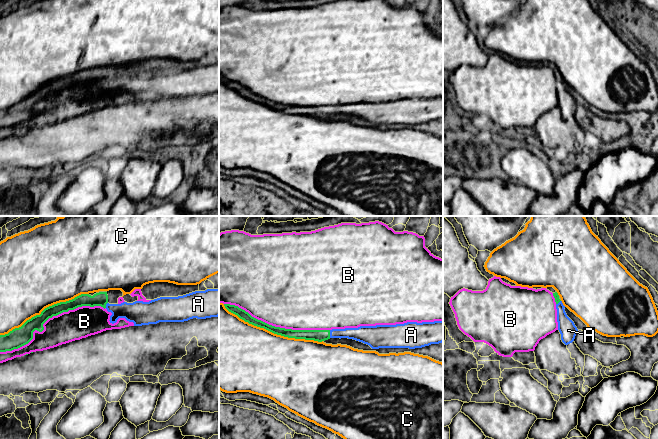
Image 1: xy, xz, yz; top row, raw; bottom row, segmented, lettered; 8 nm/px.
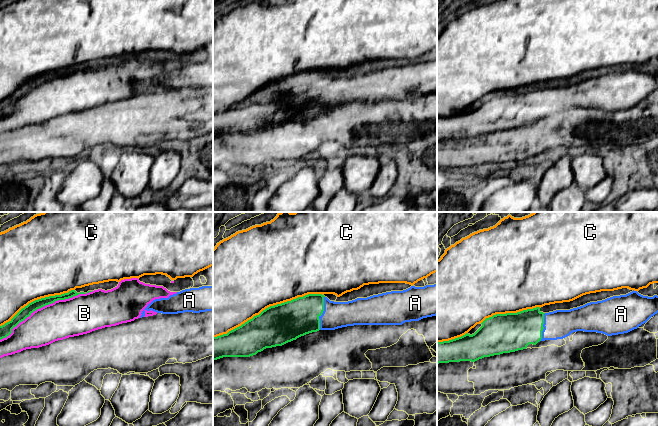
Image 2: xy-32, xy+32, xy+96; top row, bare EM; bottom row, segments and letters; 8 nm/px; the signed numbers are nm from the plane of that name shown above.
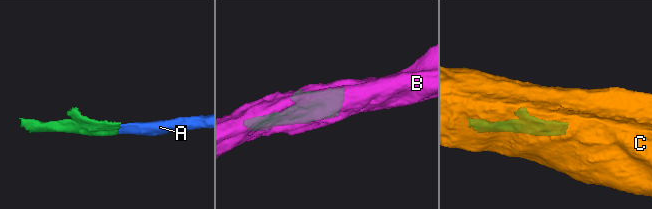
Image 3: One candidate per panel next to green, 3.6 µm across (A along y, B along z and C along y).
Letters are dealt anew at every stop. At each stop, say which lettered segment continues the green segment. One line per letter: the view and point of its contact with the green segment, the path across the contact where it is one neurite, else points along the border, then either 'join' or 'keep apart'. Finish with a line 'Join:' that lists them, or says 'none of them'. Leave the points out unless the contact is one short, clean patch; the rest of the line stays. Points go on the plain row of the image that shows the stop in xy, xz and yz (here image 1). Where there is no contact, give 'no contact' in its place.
A: contact xz (329, 110); way xz (317, 111), (329, 110), (360, 110); join
B: contact xy (47, 95); keep apart
C: contact xz (272, 108); keep apart
Join: A

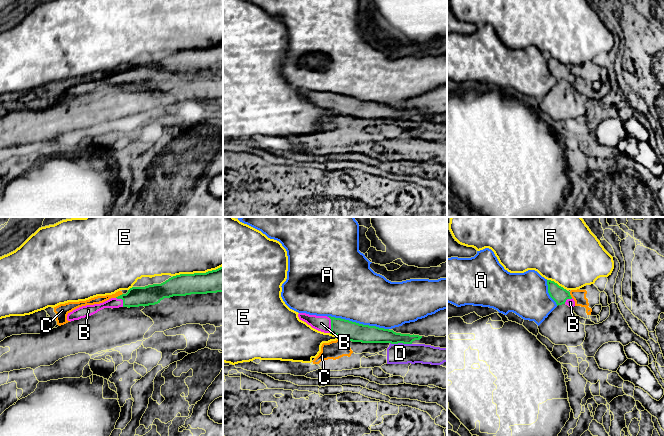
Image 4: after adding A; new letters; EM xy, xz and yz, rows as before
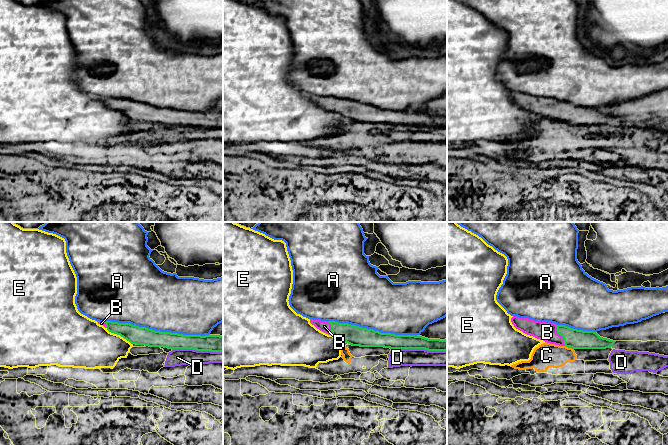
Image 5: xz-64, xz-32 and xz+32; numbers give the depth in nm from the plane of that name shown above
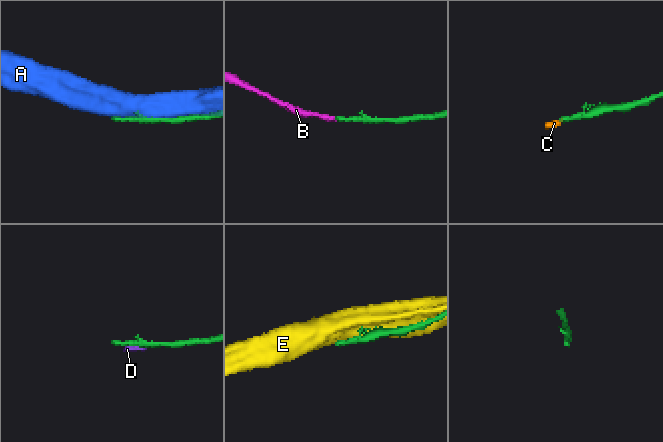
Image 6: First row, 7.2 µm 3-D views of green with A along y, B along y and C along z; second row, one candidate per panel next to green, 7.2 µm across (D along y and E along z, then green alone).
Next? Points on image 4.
A: contact xz (358, 99); keep apart
B: contact xz (331, 100); way xz (347, 106), (331, 100), (321, 99); join
C: contact xz (343, 115); border xz (339, 114), (347, 117); keep apart
D: contact xz (401, 118); keep apart
E: contact xy (197, 49); keep apart
Join: B

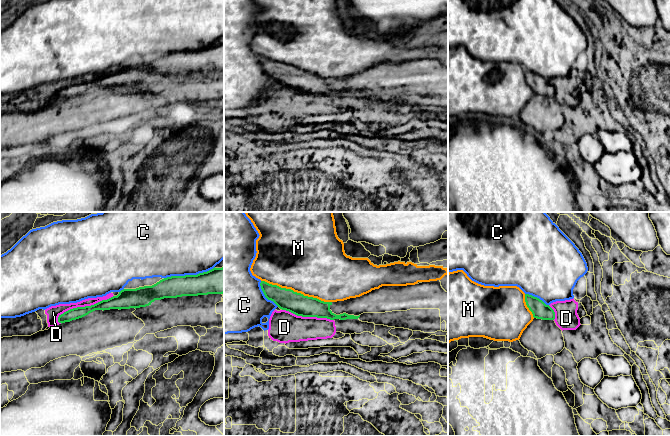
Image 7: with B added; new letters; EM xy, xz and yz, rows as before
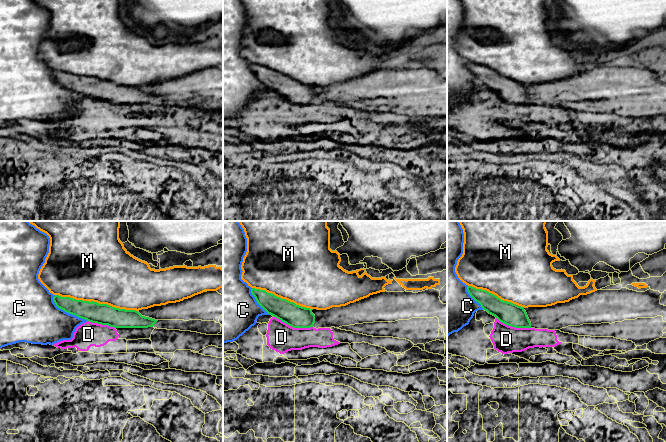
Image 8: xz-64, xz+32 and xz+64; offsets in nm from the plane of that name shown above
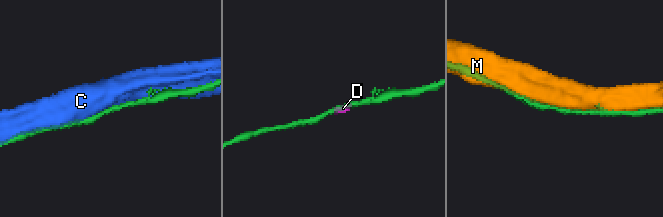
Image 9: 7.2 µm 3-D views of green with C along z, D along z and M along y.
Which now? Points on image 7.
C: contact xy (189, 51); keep apart
D: contact xy (83, 83); keep apart
M: contact xz (296, 68); keep apart
Join: none of them

